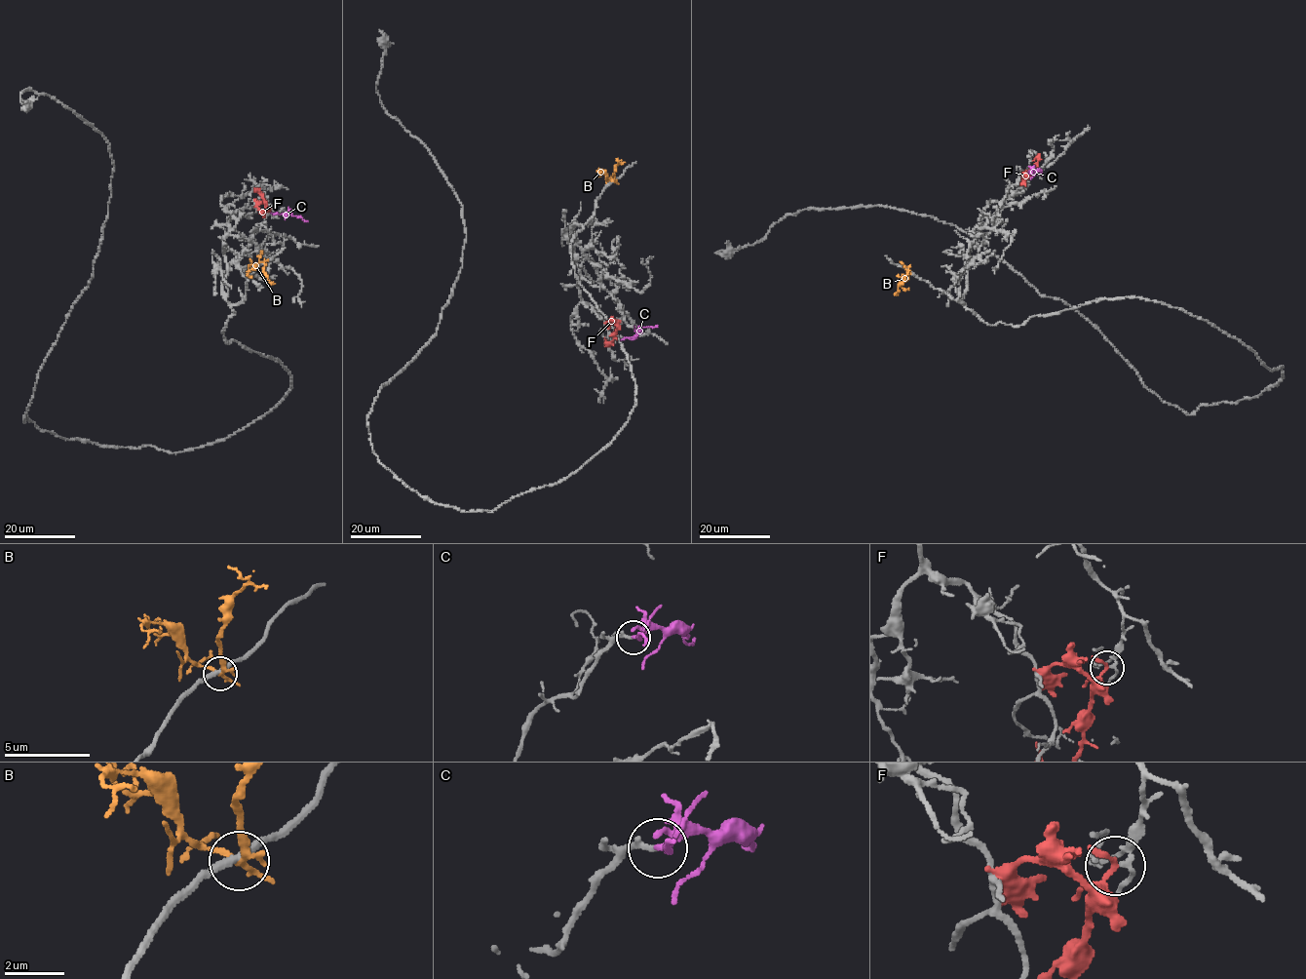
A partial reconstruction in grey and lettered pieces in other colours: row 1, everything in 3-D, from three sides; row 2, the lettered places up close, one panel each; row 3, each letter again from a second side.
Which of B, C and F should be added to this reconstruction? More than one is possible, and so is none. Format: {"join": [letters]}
{"join": ["C"]}

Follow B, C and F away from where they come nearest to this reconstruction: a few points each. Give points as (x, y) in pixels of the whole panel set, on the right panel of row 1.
B: (908, 270), (895, 294)
C: (1029, 173), (1042, 173)
F: (1023, 175), (1039, 159), (1032, 161)

